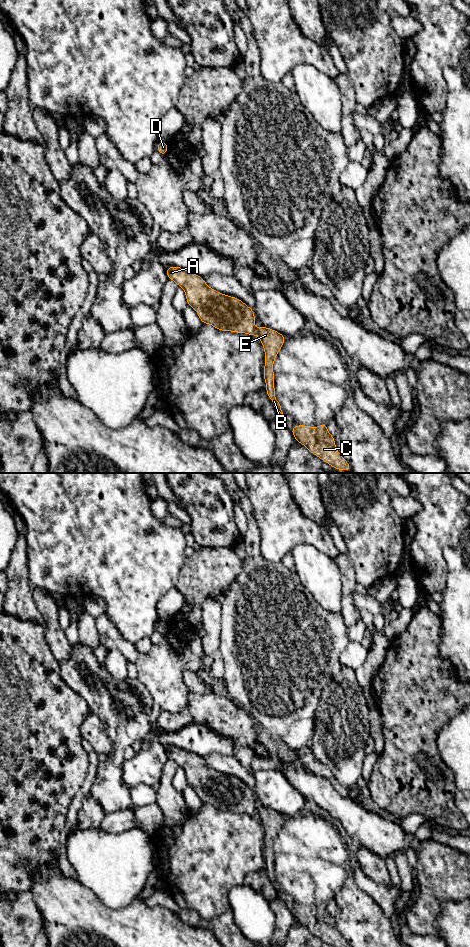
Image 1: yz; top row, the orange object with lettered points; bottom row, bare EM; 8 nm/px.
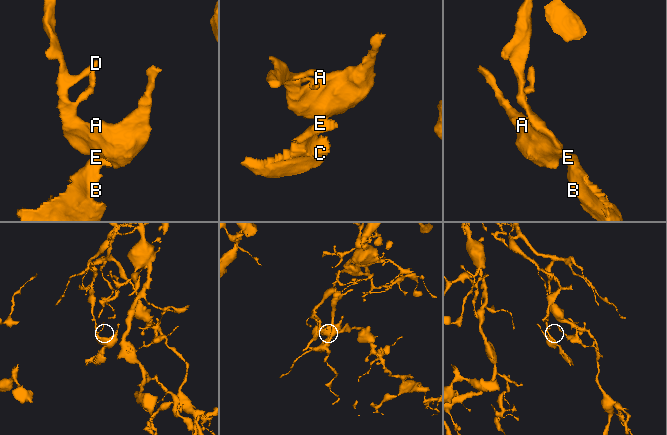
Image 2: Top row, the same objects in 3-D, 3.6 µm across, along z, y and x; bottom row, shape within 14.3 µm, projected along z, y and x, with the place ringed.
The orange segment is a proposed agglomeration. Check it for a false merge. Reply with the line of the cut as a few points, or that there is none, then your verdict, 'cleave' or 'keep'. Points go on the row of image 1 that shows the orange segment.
yz (255, 330), (256, 334) | cleave

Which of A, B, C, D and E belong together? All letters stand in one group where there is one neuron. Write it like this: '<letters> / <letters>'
A D / B C E

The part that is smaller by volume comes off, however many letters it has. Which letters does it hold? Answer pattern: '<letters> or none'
B, C, E

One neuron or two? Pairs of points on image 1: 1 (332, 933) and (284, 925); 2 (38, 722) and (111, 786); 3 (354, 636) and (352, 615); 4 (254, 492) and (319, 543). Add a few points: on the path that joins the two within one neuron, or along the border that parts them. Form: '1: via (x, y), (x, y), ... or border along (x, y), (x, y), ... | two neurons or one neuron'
1: border along (289, 909), (295, 920) | two neurons
2: via (73, 702), (93, 702), (116, 725), (116, 751) | one neuron
3: border along (360, 621), (347, 627) | two neurons
4: via (270, 504), (294, 528), (303, 530) | one neuron

